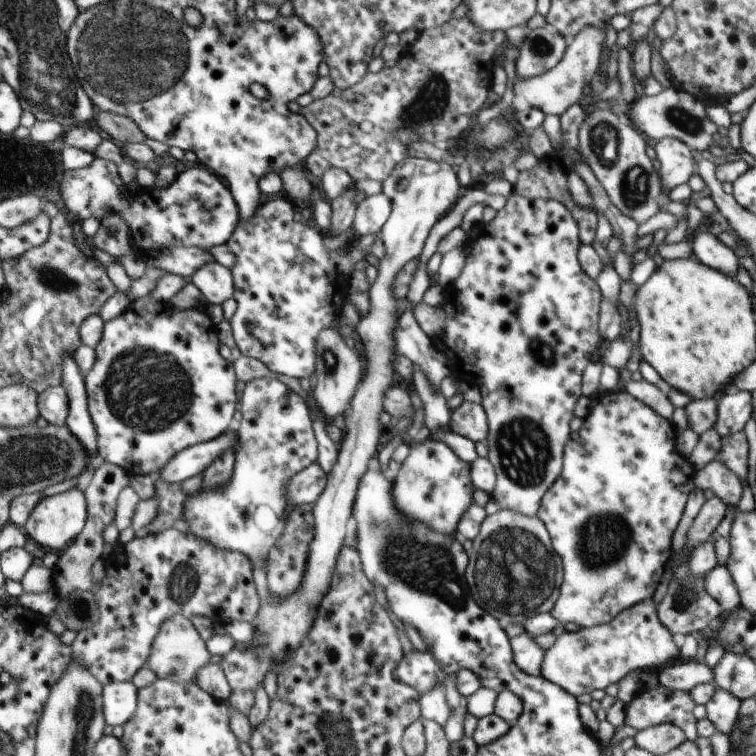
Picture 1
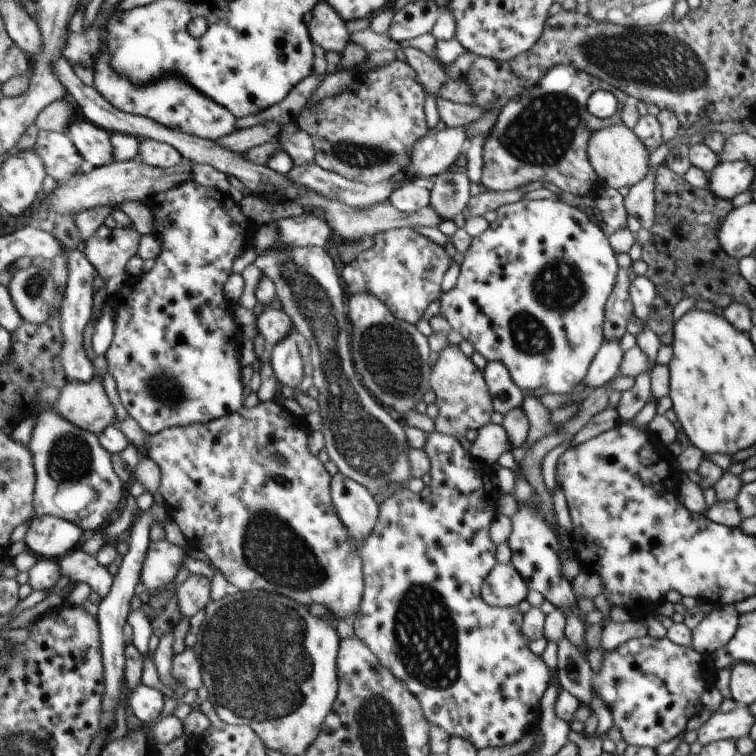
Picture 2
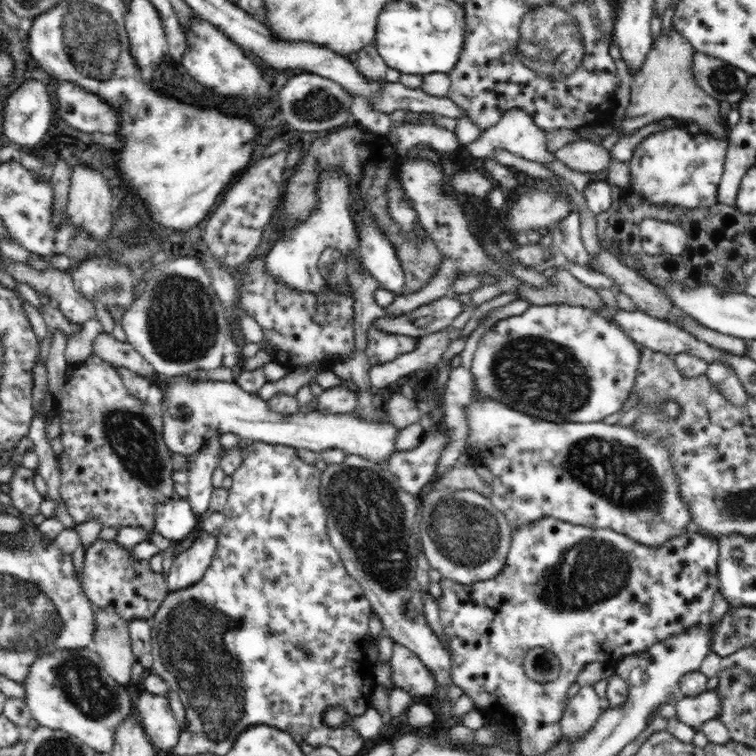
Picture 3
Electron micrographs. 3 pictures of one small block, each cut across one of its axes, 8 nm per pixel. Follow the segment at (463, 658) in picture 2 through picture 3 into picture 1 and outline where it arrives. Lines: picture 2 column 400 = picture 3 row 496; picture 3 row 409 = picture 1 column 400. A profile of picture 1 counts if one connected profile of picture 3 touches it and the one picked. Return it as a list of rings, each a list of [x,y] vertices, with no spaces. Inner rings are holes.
[[[429,438],[422,444],[409,442],[409,446],[407,460],[400,466],[399,473],[393,475],[392,495],[396,509],[409,521],[420,522],[441,534],[454,535],[463,513],[473,504],[474,486],[470,481],[470,464],[460,460],[451,448],[441,441]]]

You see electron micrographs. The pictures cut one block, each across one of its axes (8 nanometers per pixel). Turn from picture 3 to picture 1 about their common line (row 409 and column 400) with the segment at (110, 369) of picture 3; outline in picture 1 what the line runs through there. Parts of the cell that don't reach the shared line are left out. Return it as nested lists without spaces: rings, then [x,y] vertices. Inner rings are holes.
[[[467,17],[459,20],[452,18],[443,26],[420,33],[414,45],[405,49],[396,66],[383,67],[376,74],[368,72],[350,89],[335,88],[326,98],[313,100],[308,106],[300,108],[298,114],[304,116],[317,133],[317,146],[307,157],[305,170],[320,179],[326,170],[335,167],[344,170],[356,182],[372,179],[382,183],[399,163],[410,158],[408,143],[424,140],[434,145],[441,140],[447,142],[460,137],[474,126],[474,116],[491,102],[486,74],[492,74],[490,60],[495,58],[506,40],[504,31],[488,33],[479,30]]]

